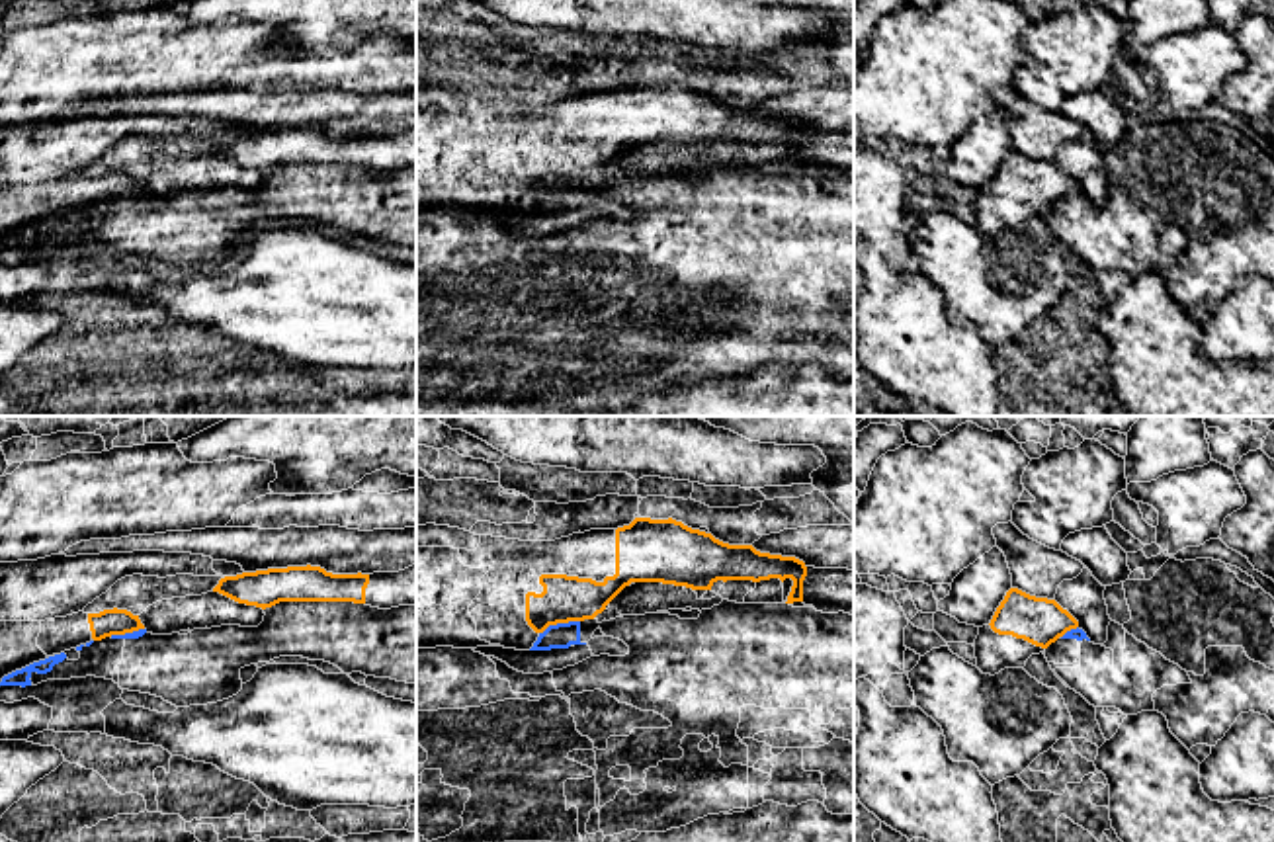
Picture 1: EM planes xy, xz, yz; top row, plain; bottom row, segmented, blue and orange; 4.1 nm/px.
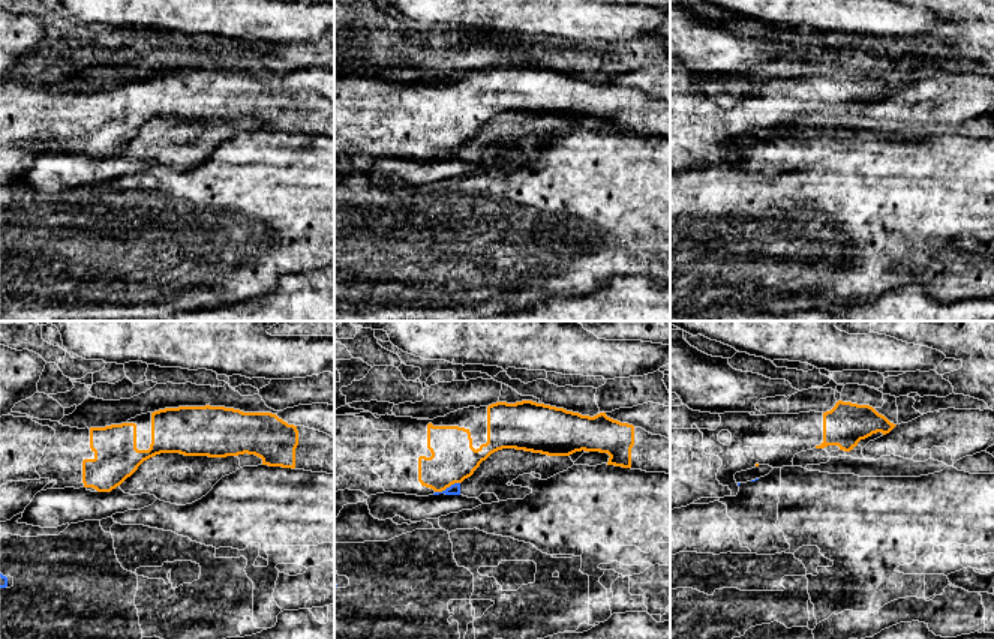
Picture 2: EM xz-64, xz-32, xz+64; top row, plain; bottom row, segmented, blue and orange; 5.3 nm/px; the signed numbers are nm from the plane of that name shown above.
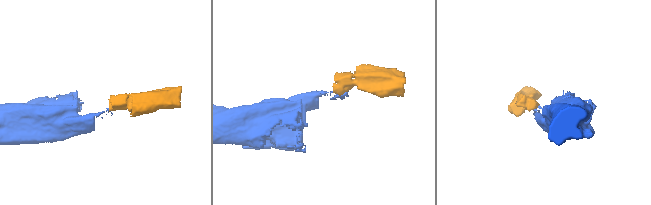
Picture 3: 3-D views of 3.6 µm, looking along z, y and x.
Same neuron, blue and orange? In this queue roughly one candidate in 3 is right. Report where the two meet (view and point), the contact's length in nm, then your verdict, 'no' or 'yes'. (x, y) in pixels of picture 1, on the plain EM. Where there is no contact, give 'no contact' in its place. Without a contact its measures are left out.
contact xz (559, 186); length 180 nm; no

